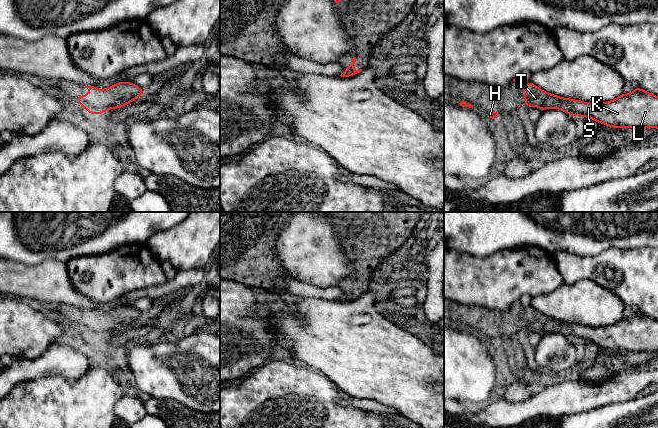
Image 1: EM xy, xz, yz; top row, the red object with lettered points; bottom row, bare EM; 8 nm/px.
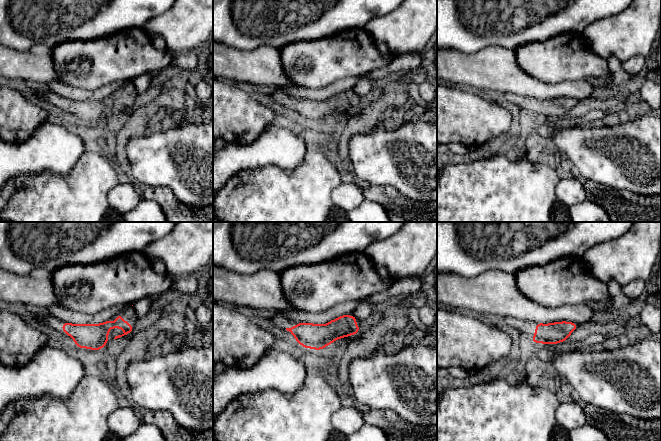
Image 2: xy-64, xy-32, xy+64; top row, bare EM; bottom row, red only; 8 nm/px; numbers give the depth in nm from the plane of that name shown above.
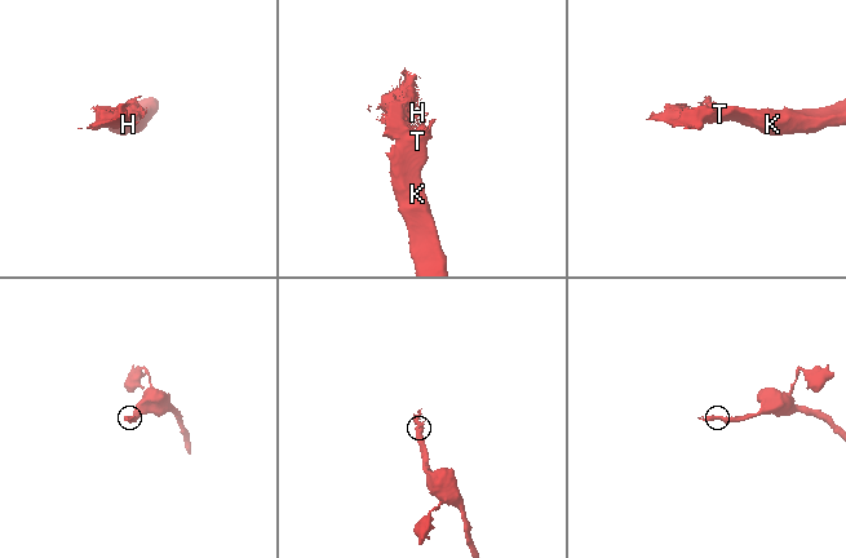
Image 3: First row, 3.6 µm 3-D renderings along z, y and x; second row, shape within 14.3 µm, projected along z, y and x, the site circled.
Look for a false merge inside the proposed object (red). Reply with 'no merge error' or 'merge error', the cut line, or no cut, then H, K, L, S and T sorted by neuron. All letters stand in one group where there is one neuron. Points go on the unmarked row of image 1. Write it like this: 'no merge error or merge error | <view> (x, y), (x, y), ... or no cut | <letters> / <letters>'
no merge error | no cut | H K L S T

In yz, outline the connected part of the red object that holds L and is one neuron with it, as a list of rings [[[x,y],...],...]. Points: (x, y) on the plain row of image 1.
[[[532,306],[527,307],[521,317],[528,331],[560,333],[574,341],[589,341],[614,352],[658,352],[658,320],[638,311],[632,317],[596,328],[555,320]]]

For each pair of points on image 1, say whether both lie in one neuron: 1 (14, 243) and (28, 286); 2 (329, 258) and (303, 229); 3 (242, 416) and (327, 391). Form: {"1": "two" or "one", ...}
{"1": "two", "2": "one", "3": "one"}

